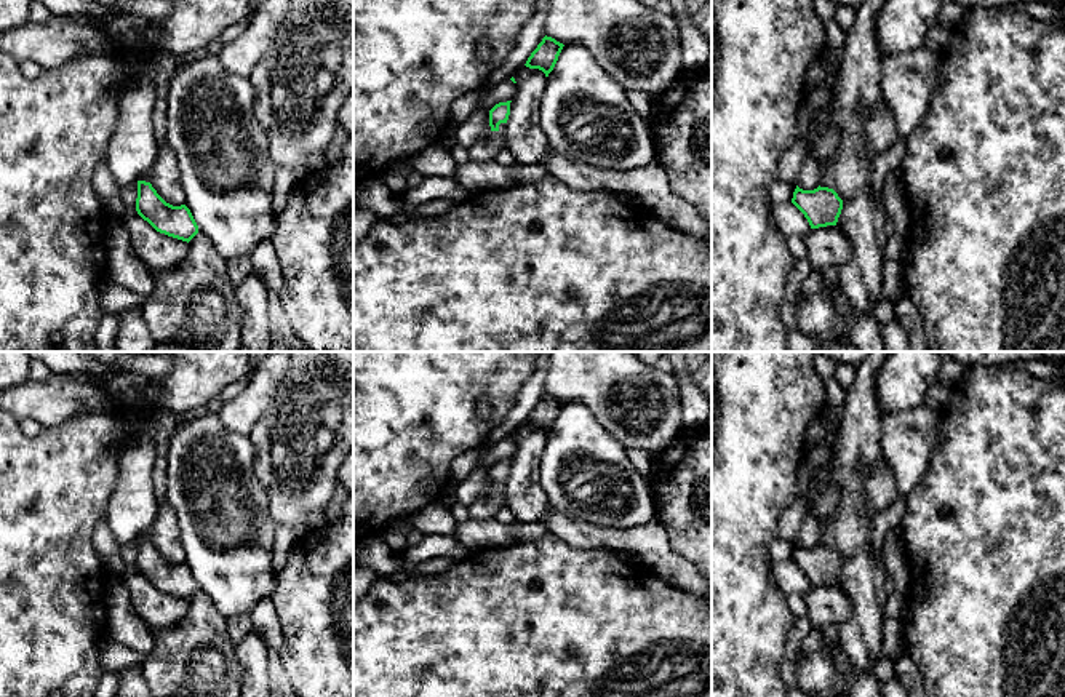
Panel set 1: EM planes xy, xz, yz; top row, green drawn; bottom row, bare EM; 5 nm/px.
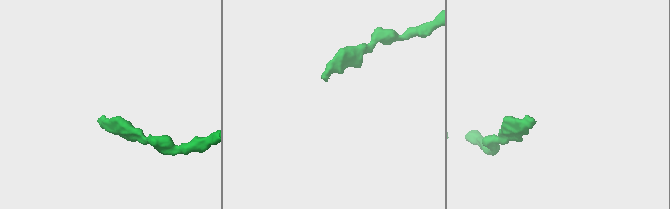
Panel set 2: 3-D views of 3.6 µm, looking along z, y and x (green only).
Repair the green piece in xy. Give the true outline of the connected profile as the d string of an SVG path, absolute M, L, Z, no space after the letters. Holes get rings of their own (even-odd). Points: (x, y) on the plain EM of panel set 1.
M138 539L138 572L157 590L168 595L190 599L198 591L198 583L185 563L173 564L166 561L150 540Z

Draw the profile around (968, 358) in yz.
M937 352L942 358L951 358L966 368L974 364L1003 366L1014 361L1052 360L1065 361L1065 352Z

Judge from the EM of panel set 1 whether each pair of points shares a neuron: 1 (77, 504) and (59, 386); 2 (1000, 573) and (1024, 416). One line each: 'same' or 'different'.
1: different
2: same

